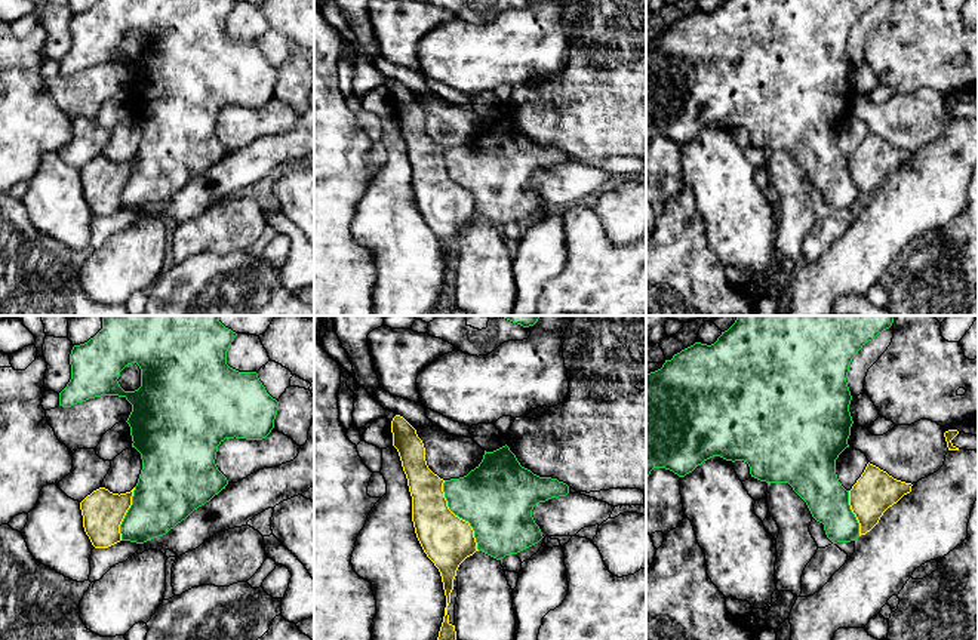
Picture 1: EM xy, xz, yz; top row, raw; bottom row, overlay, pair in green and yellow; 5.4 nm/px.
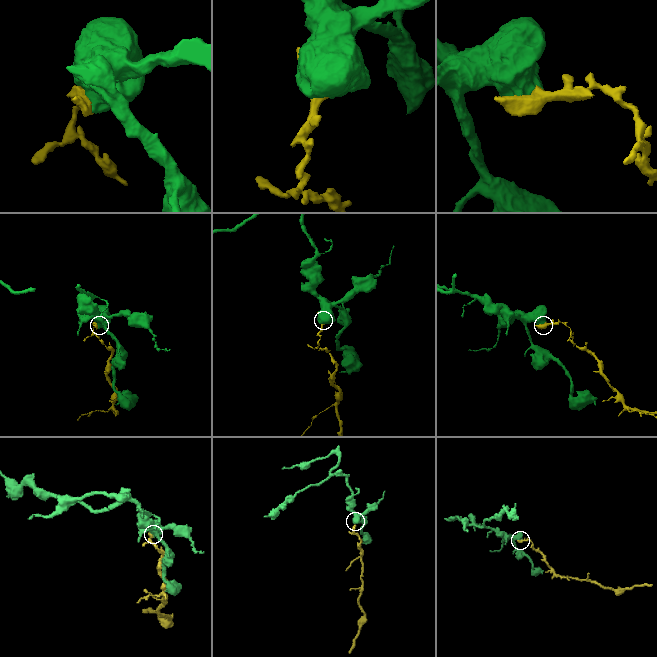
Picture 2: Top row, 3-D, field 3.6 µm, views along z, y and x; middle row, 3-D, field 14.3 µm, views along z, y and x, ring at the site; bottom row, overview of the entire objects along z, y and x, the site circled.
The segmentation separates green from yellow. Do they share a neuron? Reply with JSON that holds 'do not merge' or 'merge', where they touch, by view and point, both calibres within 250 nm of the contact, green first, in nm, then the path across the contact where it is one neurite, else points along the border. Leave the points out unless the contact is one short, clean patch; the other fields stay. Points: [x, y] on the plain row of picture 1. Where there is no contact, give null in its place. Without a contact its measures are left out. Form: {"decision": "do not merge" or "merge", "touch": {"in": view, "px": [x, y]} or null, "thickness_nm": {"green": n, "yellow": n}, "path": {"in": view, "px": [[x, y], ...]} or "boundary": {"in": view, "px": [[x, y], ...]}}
{"decision": "do not merge", "touch": {"in": "xz", "px": [458, 184]}, "thickness_nm": {"green": 400, "yellow": 280}}

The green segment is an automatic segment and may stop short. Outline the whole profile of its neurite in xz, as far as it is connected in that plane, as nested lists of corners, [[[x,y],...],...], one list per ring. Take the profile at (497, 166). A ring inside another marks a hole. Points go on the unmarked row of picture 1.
[[[505,113],[493,120],[485,119],[482,130],[467,144],[445,148],[443,160],[449,178],[473,196],[477,218],[501,228],[538,212],[544,206],[532,185],[532,178],[539,170],[566,164],[569,154],[557,147],[539,145],[522,135]]]

